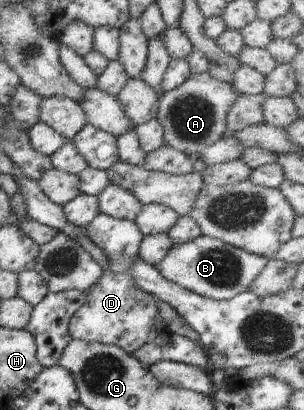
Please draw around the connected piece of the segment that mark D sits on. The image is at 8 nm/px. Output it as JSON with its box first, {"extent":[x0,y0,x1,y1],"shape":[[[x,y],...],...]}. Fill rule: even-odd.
{"extent":[69,212,167,353],"shape":[[[102,212],[98,213],[98,216],[90,222],[86,229],[86,234],[107,257],[108,269],[102,270],[102,276],[98,282],[94,282],[94,286],[91,286],[86,290],[86,304],[79,308],[76,314],[72,315],[69,322],[69,331],[74,339],[83,341],[92,341],[95,343],[106,343],[109,345],[116,345],[125,350],[128,353],[142,348],[144,344],[152,342],[159,334],[162,334],[167,330],[167,326],[160,317],[158,312],[159,299],[156,296],[152,296],[138,288],[134,284],[134,278],[132,278],[132,272],[130,272],[130,266],[134,260],[140,260],[139,248],[140,242],[142,242],[143,234],[138,230],[136,222],[130,222],[129,220],[116,220],[112,216],[108,216]]]}

